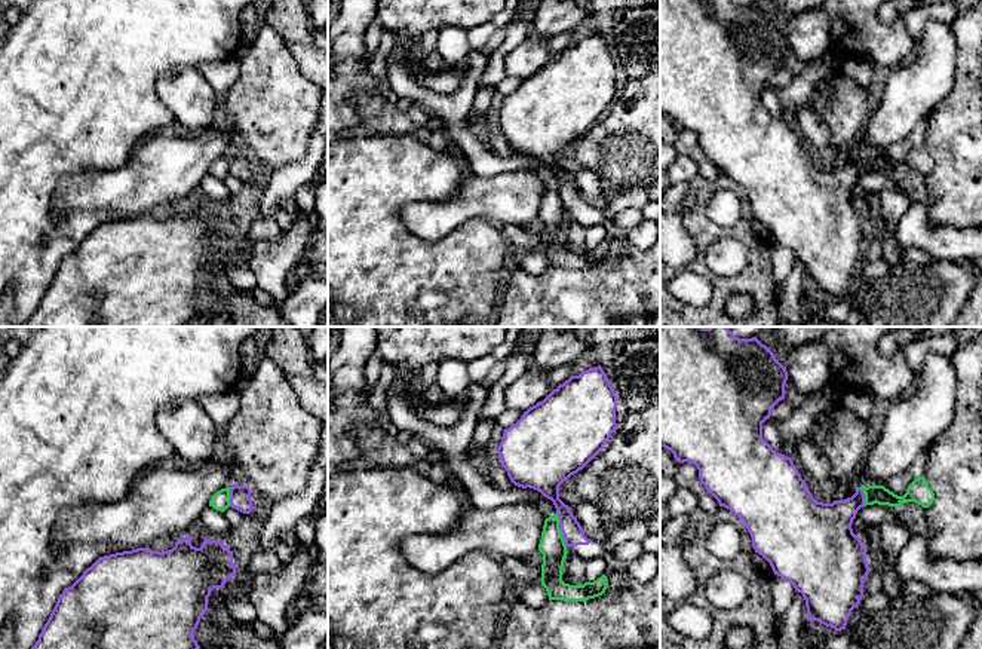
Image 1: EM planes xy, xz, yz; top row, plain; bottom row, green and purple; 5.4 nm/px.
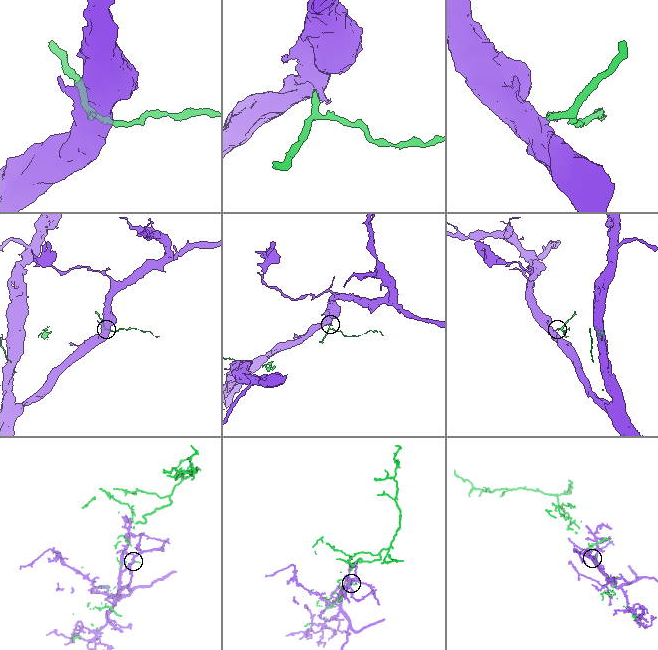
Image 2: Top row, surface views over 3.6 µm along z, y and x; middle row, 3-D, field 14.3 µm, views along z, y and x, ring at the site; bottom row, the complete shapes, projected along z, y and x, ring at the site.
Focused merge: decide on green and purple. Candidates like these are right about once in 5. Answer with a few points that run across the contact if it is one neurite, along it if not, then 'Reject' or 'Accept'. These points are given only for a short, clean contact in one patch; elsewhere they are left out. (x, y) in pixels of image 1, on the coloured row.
Line: xz (557, 510), (561, 536), (567, 545). Reject

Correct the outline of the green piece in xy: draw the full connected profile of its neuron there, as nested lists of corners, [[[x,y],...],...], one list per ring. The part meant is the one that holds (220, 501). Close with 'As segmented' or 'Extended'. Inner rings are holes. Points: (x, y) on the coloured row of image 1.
[[[225,487],[225,489],[221,489],[220,492],[217,492],[211,498],[209,506],[212,506],[217,511],[224,512],[230,506],[230,489],[231,487]]]. As segmented

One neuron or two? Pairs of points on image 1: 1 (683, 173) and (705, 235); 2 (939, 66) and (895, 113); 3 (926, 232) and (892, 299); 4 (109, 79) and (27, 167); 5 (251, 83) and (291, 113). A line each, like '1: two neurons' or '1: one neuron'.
1: two neurons
2: one neuron
3: two neurons
4: one neuron
5: one neuron

